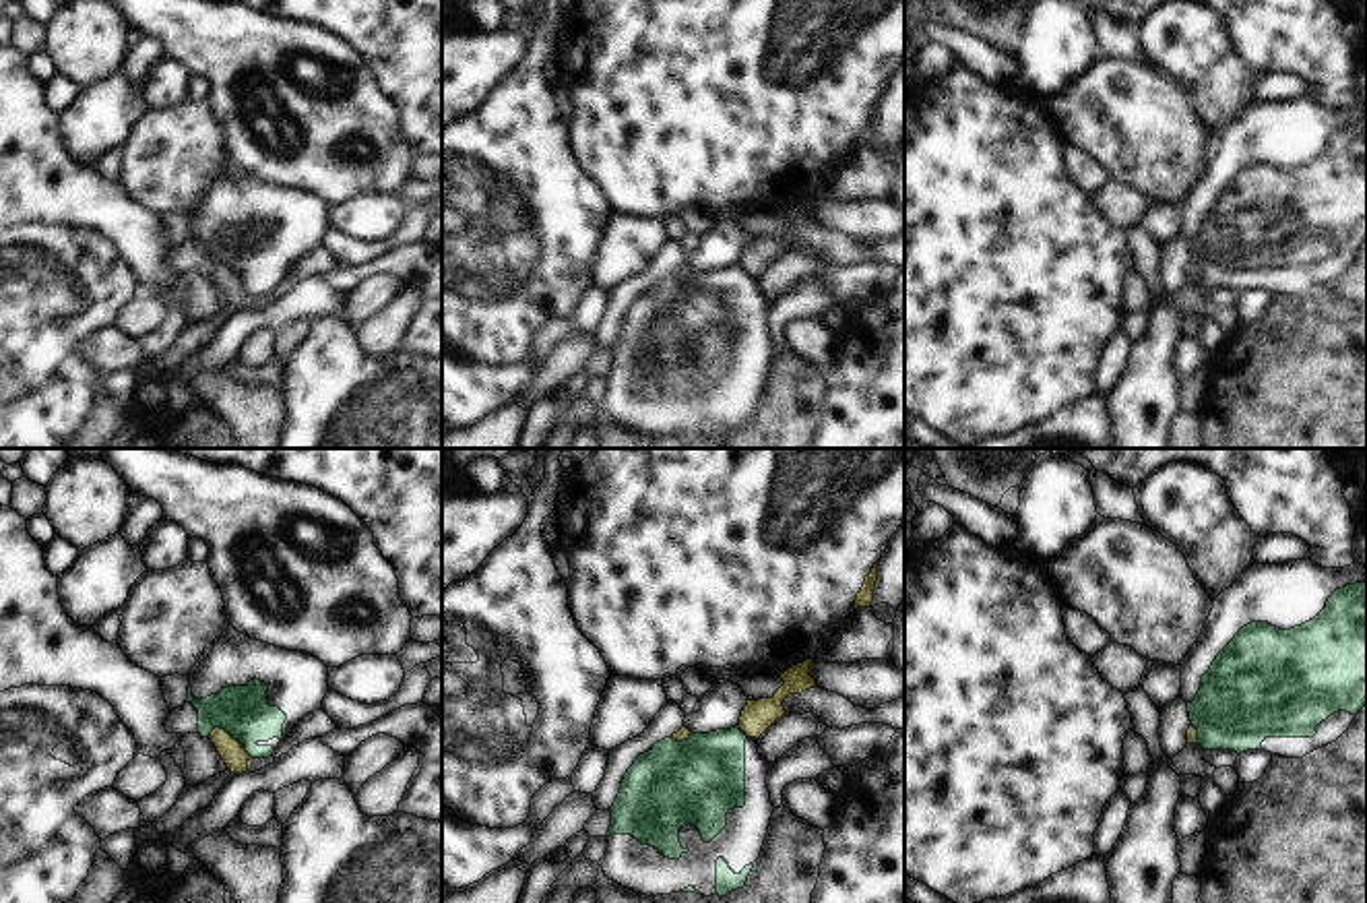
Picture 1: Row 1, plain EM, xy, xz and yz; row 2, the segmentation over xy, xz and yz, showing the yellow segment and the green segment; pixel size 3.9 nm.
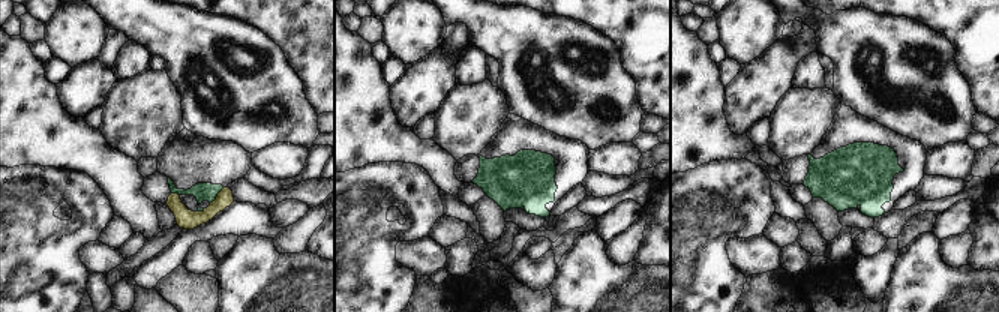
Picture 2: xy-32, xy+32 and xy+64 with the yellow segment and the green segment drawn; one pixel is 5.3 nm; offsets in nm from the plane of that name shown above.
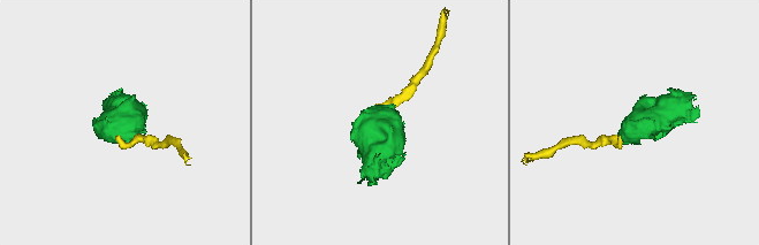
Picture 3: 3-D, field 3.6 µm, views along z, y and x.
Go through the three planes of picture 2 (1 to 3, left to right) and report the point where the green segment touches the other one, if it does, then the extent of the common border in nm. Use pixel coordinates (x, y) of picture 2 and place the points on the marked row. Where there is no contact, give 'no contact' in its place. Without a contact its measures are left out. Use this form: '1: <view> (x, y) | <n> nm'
1: xy-32 (218, 195) | 120 nm
2: no contact
3: no contact

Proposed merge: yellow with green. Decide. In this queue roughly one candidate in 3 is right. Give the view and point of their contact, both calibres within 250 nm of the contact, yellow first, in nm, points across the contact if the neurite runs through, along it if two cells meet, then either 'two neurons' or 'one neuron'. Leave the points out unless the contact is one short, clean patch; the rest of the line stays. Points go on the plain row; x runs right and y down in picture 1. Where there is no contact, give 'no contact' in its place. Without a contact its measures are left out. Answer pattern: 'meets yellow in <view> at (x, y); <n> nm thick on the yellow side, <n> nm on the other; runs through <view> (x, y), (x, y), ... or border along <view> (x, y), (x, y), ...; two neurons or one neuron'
meets yellow in xy at (224, 267); 90 nm thick on the yellow side, 200 nm on the other; border along xy (209, 269), (215, 265), (226, 267), (240, 282); two neurons

